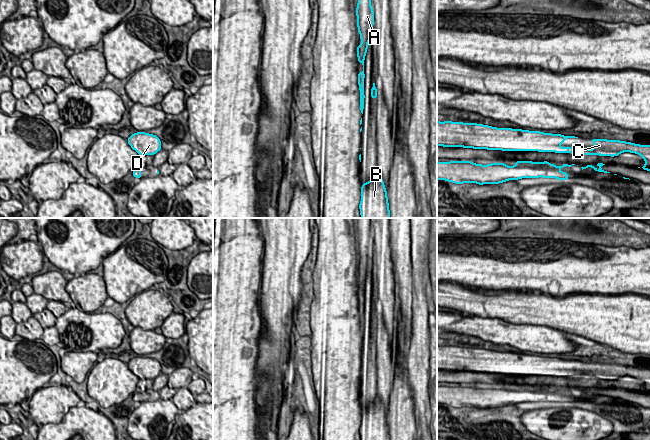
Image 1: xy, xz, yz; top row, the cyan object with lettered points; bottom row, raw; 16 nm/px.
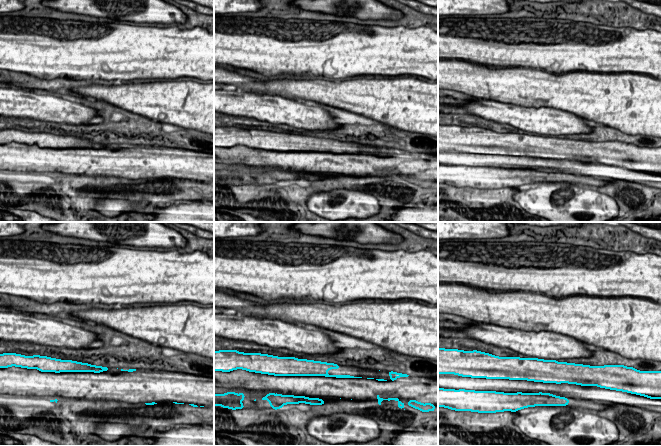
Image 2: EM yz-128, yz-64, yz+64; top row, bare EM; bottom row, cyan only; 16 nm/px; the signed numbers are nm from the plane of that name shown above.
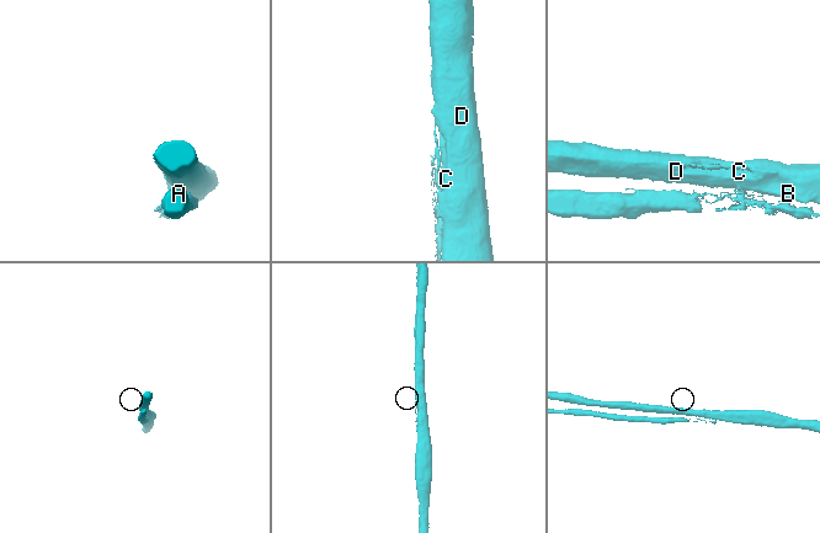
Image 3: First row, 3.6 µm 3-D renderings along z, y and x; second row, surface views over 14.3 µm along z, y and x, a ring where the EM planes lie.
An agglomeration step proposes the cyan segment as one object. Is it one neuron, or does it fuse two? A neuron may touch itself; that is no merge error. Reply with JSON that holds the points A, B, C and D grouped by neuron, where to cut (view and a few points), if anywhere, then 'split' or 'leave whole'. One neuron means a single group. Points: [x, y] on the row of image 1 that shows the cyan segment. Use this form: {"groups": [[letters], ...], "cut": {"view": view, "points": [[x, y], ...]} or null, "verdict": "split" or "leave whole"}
{"groups": [["A"], ["B", "C", "D"]], "cut": {"view": "yz", "points": [[547, 164], [550, 167], [557, 168]]}, "verdict": "split"}

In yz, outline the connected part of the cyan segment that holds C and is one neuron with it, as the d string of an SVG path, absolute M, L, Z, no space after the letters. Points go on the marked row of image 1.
M437 121L437 146L444 147L464 147L474 149L503 150L503 151L539 151L555 153L572 153L575 155L599 155L599 156L619 156L623 152L639 154L645 160L643 170L650 171L650 145L639 145L626 141L591 139L592 149L582 147L561 147L560 145L568 138L578 138L575 136L564 136L561 134L543 133L540 131L528 131L512 128L496 128L477 123L463 122L439 122Z

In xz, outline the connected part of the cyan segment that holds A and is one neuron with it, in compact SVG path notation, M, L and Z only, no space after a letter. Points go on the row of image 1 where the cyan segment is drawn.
M358 0L356 15L358 33L361 38L361 45L357 45L357 58L363 65L363 71L358 73L358 85L360 90L360 105L364 108L364 59L368 49L368 42L373 36L374 13L371 7L371 0Z

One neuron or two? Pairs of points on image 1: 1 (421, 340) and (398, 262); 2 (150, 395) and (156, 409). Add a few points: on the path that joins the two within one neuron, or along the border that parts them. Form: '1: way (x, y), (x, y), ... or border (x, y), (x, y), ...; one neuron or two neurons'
1: border (411, 283), (411, 331); two neurons
2: border (160, 398), (154, 401), (142, 401); two neurons

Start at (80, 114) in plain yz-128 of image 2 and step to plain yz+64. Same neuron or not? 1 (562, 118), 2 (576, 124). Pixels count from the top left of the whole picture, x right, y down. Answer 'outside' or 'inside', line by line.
1: inside
2: inside

